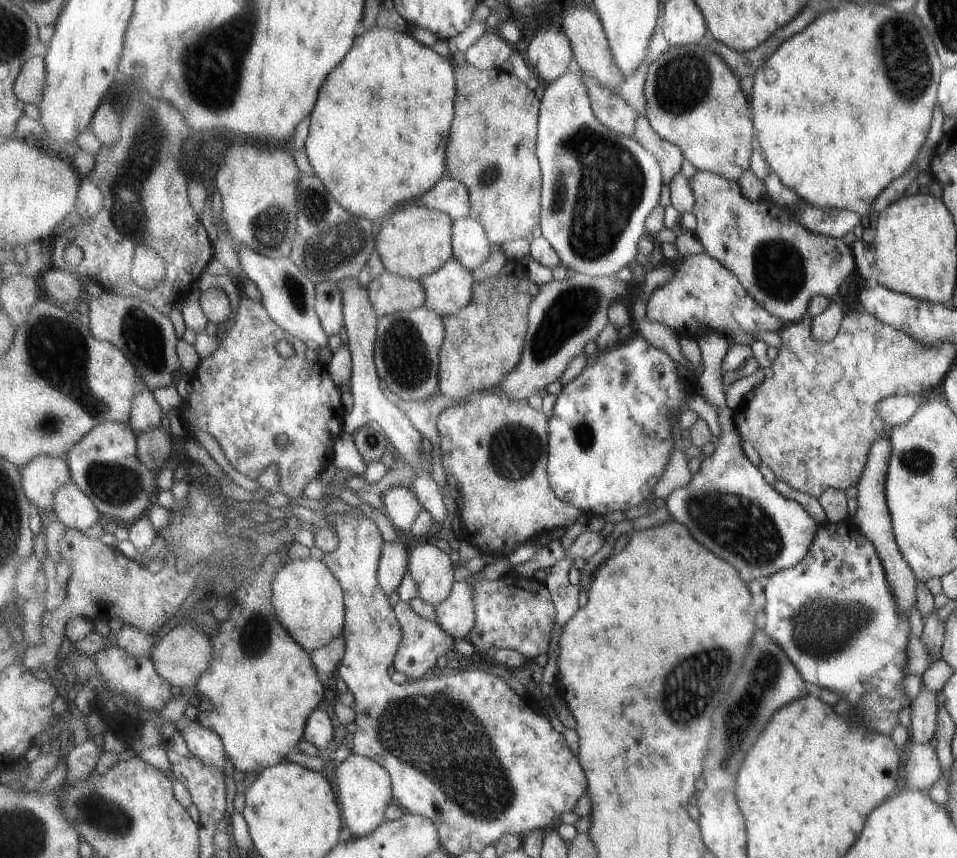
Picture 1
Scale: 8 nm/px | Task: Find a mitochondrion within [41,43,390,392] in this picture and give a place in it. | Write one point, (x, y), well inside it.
(127, 186)

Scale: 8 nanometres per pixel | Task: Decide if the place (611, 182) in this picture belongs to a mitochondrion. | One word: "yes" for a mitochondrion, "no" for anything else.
yes

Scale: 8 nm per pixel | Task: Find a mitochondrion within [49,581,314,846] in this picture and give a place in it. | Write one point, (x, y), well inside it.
(96, 813)

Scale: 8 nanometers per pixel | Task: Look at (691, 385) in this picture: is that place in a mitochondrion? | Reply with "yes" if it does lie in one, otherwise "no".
no

